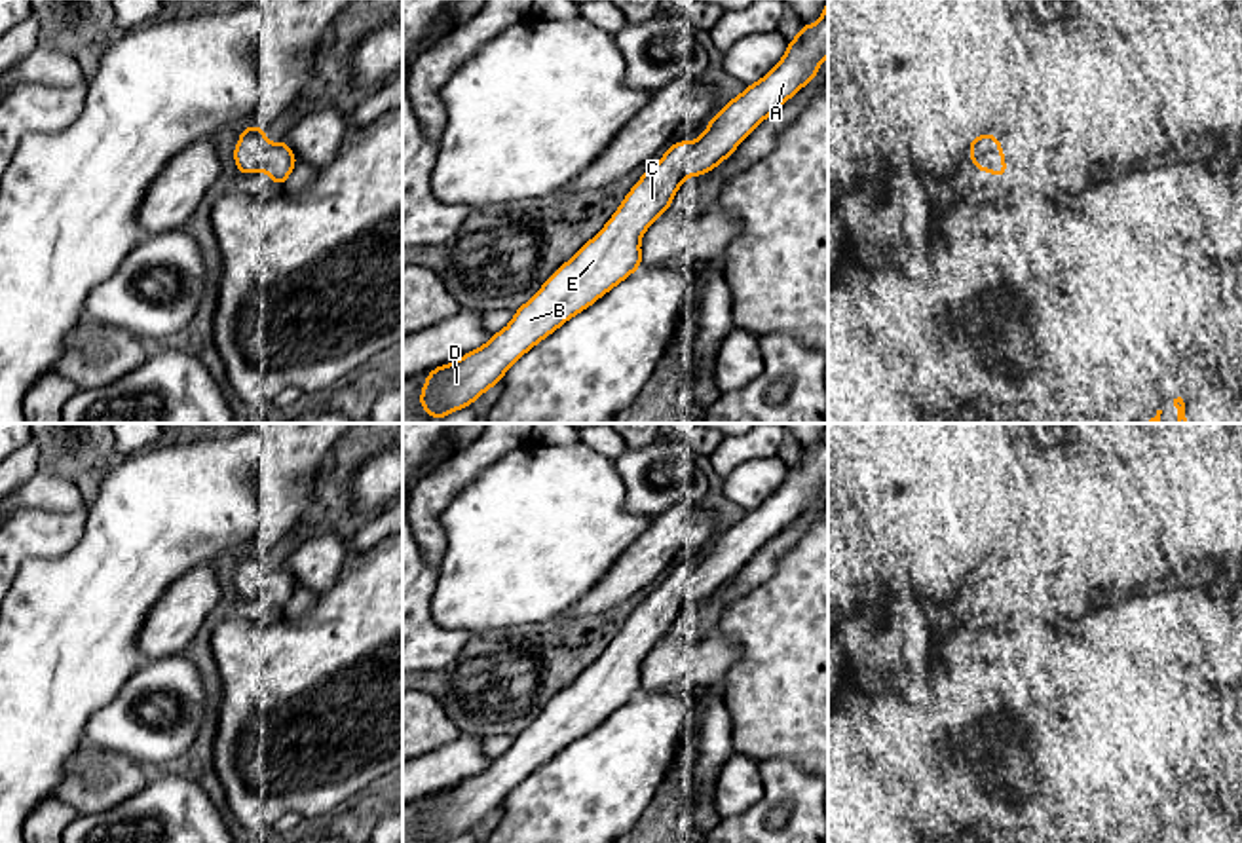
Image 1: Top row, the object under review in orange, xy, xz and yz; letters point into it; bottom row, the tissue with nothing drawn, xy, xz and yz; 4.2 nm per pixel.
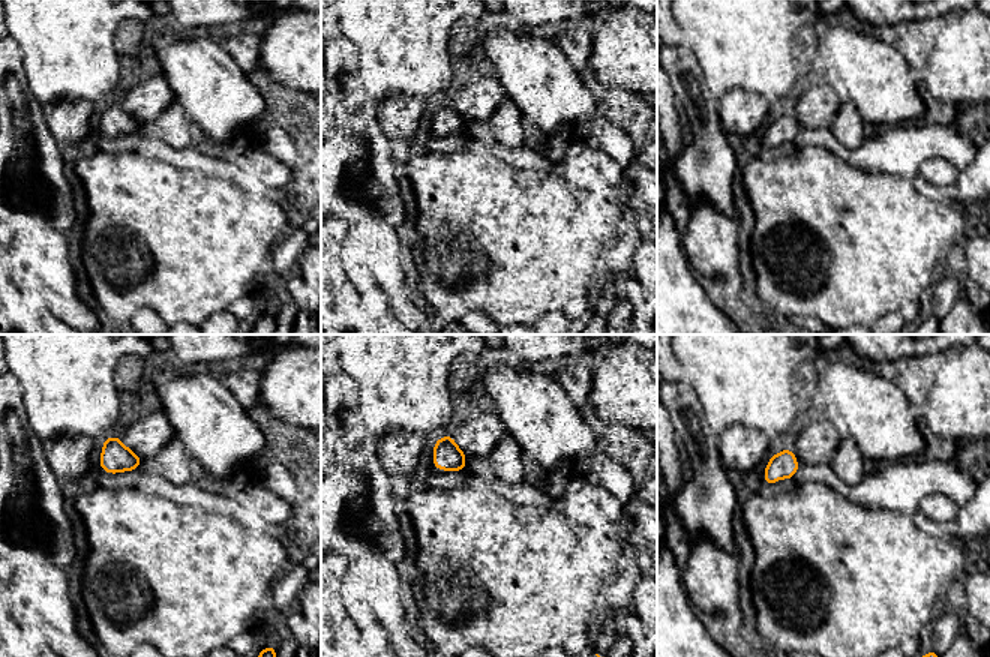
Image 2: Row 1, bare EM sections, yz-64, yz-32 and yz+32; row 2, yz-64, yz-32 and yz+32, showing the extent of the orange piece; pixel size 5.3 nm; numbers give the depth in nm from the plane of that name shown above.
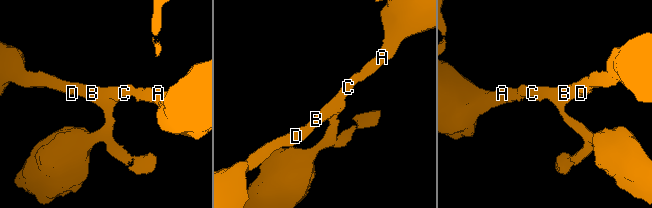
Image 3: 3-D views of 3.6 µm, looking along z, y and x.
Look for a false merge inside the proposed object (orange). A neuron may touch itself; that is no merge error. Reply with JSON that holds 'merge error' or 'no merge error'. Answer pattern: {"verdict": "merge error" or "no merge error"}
{"verdict": "no merge error"}

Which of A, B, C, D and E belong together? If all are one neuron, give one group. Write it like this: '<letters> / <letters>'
A B C D E

